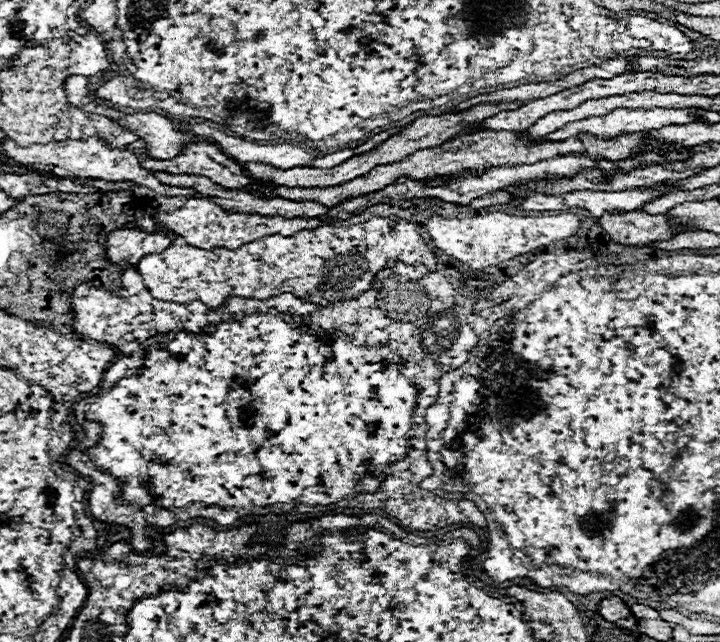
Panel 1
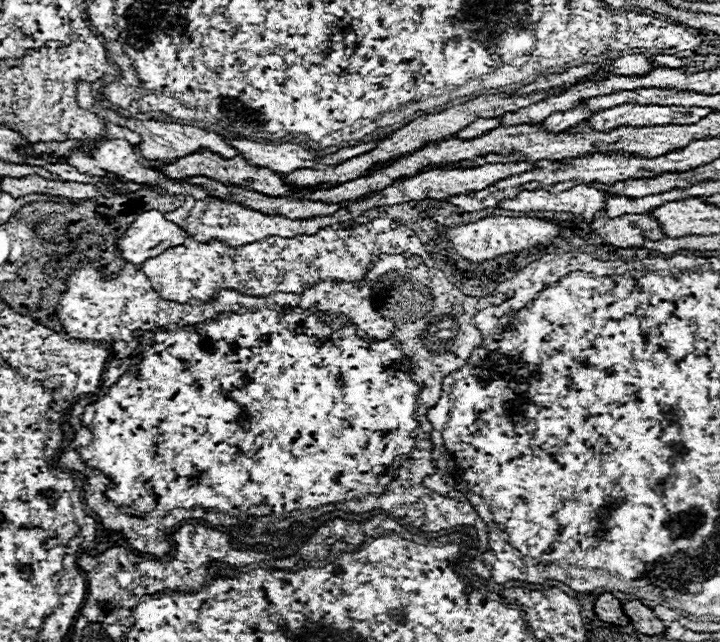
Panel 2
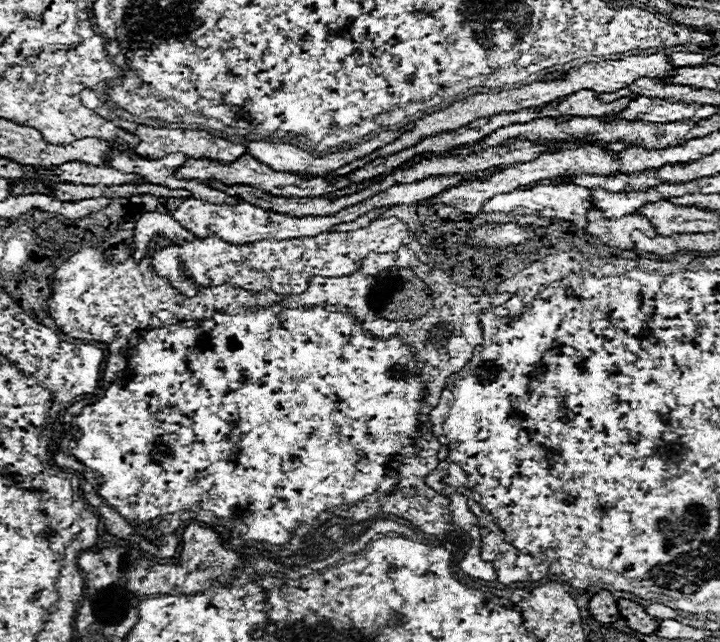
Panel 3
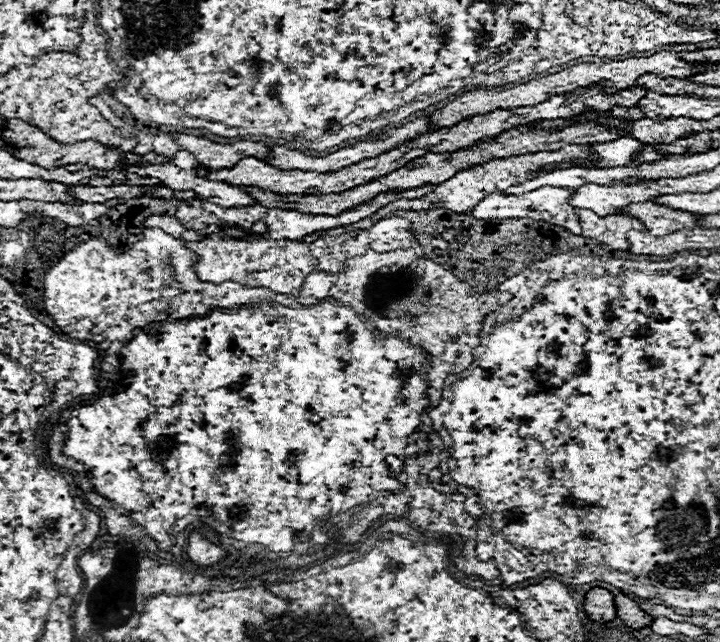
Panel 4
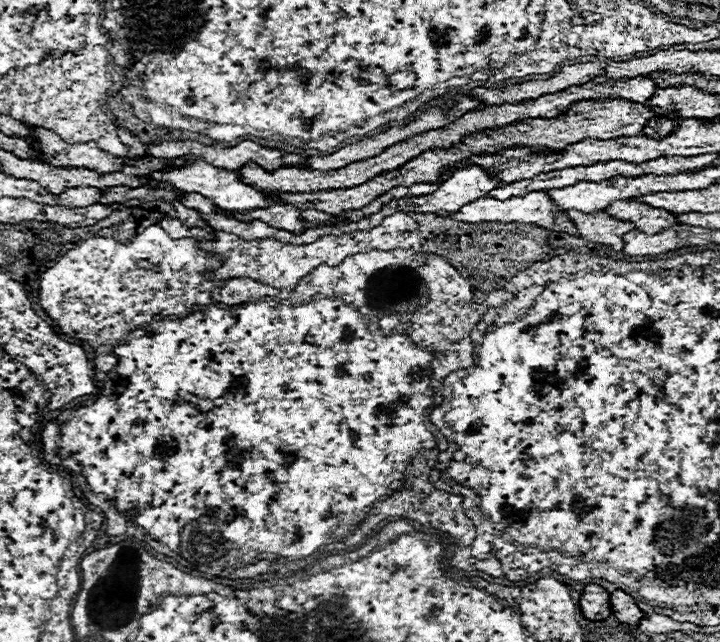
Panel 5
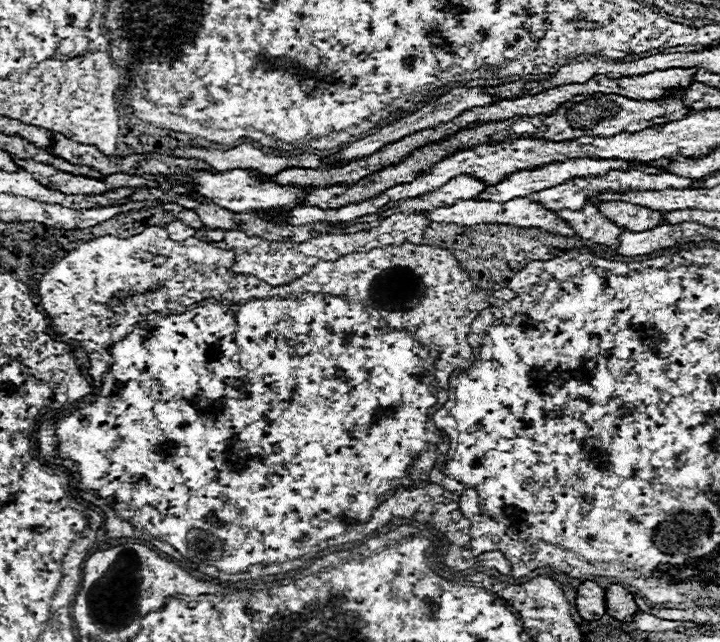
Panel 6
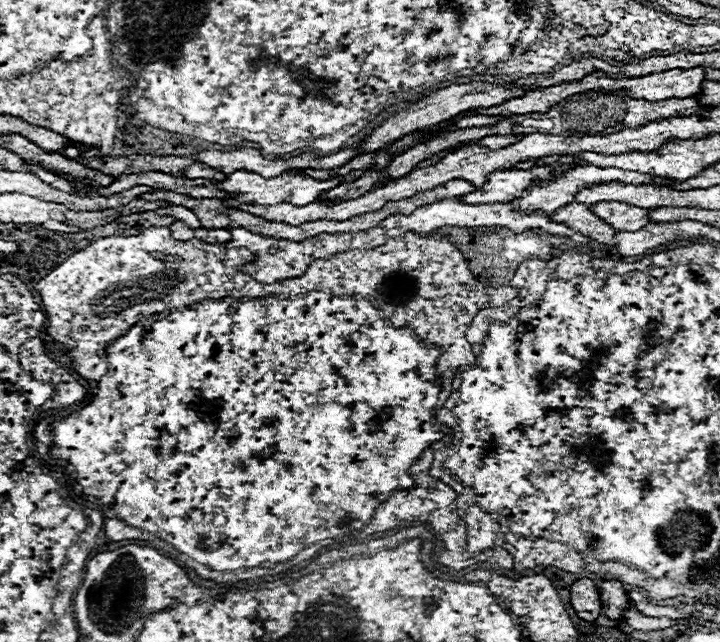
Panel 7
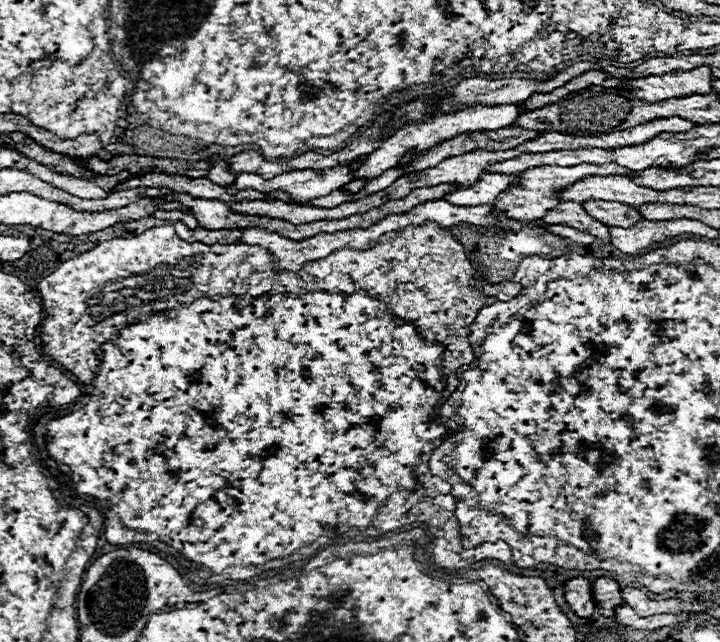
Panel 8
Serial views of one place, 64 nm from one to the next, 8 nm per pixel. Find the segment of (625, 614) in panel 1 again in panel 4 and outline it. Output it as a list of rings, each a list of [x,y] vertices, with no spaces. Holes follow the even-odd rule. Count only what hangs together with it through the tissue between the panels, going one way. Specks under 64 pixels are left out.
[[[592,588],[584,600],[586,614],[596,622],[612,622],[616,618],[616,606],[612,592],[604,588]]]

